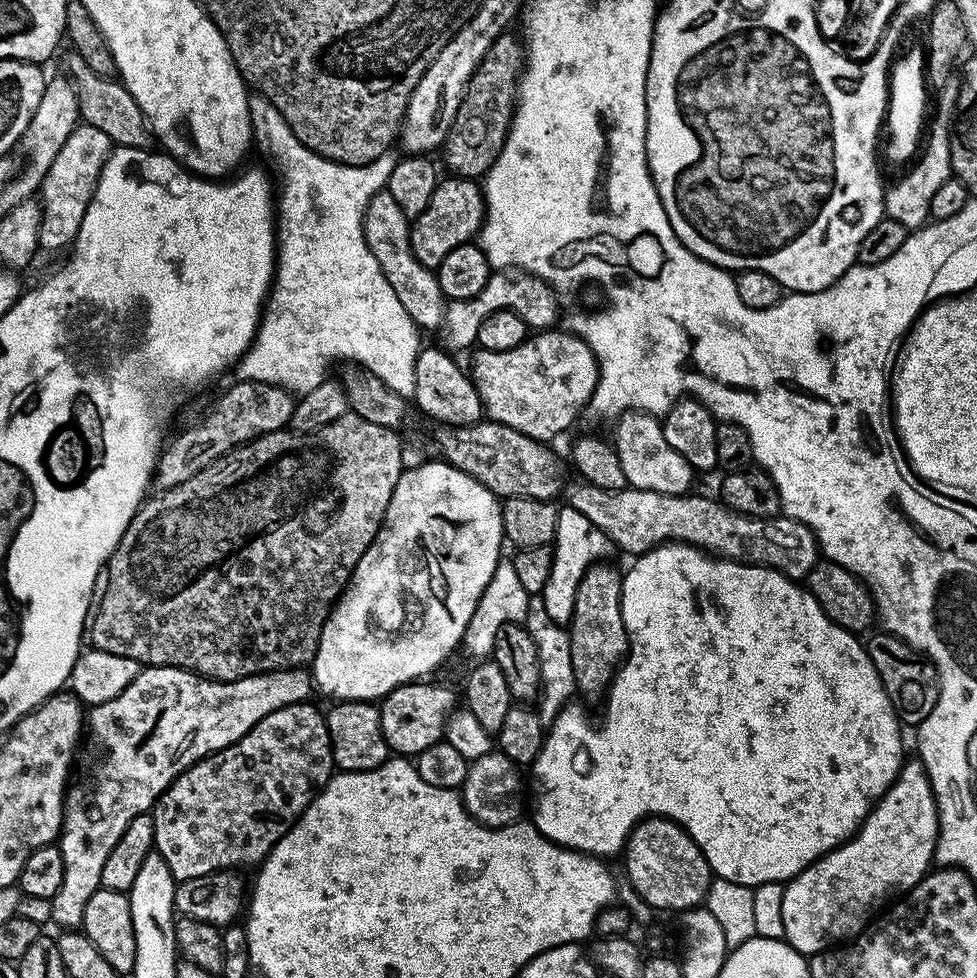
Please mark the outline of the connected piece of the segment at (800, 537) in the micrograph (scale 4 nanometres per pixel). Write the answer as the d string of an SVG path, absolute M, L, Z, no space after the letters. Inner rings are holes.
M575 483L567 485L567 507L578 510L578 514L586 514L586 518L590 518L590 522L594 522L594 526L598 526L598 530L605 532L613 545L617 549L621 548L624 552L639 554L669 542L689 544L692 548L701 548L703 552L722 560L733 560L739 564L754 564L762 565L764 568L772 568L797 582L807 577L809 570L818 563L820 558L816 536L804 523L792 517L743 516L740 512L730 510L719 499L713 498L711 500L708 496L696 496L697 494L671 496L670 494L658 494L654 490L638 490L631 486L622 490L602 490L593 484Z

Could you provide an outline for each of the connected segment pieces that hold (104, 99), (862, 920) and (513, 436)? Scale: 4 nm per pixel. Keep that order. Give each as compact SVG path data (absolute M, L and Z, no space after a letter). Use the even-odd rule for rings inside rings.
M69 56L67 75L76 89L81 121L102 130L102 134L109 136L113 145L121 148L148 148L154 140L152 129L149 128L138 102L134 102L130 90L126 90L119 79L94 74L94 70L90 70L90 66L86 66L80 56Z
M909 759L887 792L873 804L872 811L860 825L859 832L851 840L840 844L810 866L806 866L806 870L802 870L793 880L784 884L784 940L805 958L811 958L818 952L827 952L845 942L855 940L877 919L881 910L887 909L890 902L897 898L907 896L913 886L928 875L934 864L939 829L936 796L932 792L928 775L924 773L923 763L919 759Z
M491 418L481 419L475 424L436 424L433 429L432 436L440 447L439 455L470 478L476 479L495 496L525 496L551 501L559 492L561 495L565 483L564 468L556 464L556 456L548 452L547 443L523 436L509 424L497 424Z

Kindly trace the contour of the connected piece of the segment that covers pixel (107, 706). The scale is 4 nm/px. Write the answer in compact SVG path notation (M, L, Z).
M145 667L134 678L134 682L130 682L130 686L126 686L126 690L122 690L122 694L118 694L118 698L114 698L110 702L102 702L95 705L87 713L86 716L86 732L96 743L96 748L100 751L100 761L96 764L96 769L92 772L92 789L86 792L84 800L88 803L88 814L92 815L92 820L85 821L82 815L67 815L66 826L60 830L60 838L58 847L61 852L61 860L64 863L64 873L62 874L62 886L59 886L58 892L51 898L52 902L52 918L51 923L57 924L60 930L76 930L83 925L84 915L86 914L86 902L90 902L92 895L98 891L102 882L102 862L106 862L106 854L110 854L110 850L114 846L114 842L126 830L126 826L134 816L151 813L152 808L156 805L156 800L171 786L180 775L185 772L192 764L197 764L204 756L210 755L212 752L222 750L226 746L230 746L234 742L238 742L238 738L242 738L250 729L256 725L259 720L266 718L266 714L270 714L274 710L282 710L291 704L302 704L309 699L308 696L314 692L313 678L304 668L284 668L280 672L263 672L261 676L247 676L241 680L208 680L205 676L198 676L195 672L187 672L184 668L153 668Z

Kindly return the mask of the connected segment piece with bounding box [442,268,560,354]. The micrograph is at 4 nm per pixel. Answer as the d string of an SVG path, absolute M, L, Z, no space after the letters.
M498 268L493 271L492 277L474 294L474 298L469 300L453 300L447 305L446 319L442 325L444 332L443 347L449 353L457 354L463 348L471 349L476 344L478 338L478 329L482 322L494 314L494 310L514 310L522 322L528 324L532 330L548 330L553 327L552 324L560 316L560 304L557 293L548 285L545 280L530 274L521 268Z

